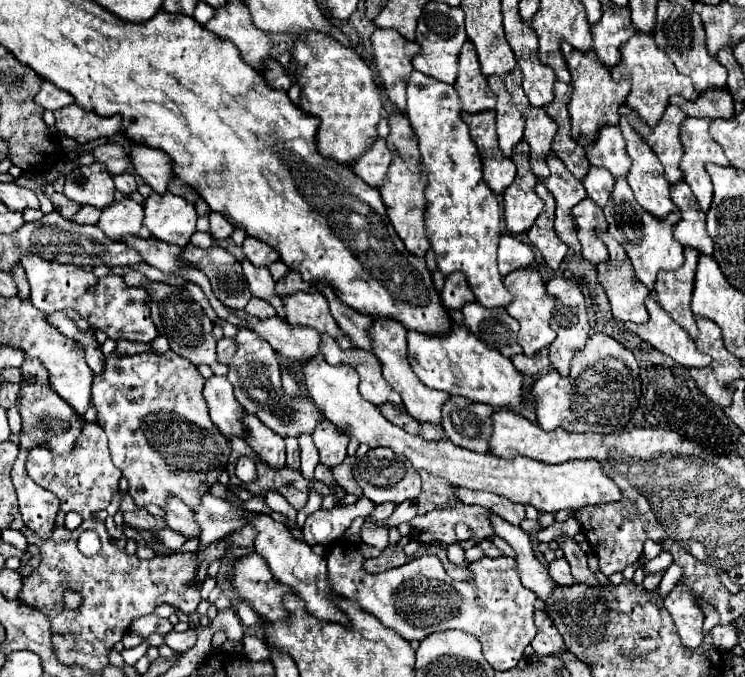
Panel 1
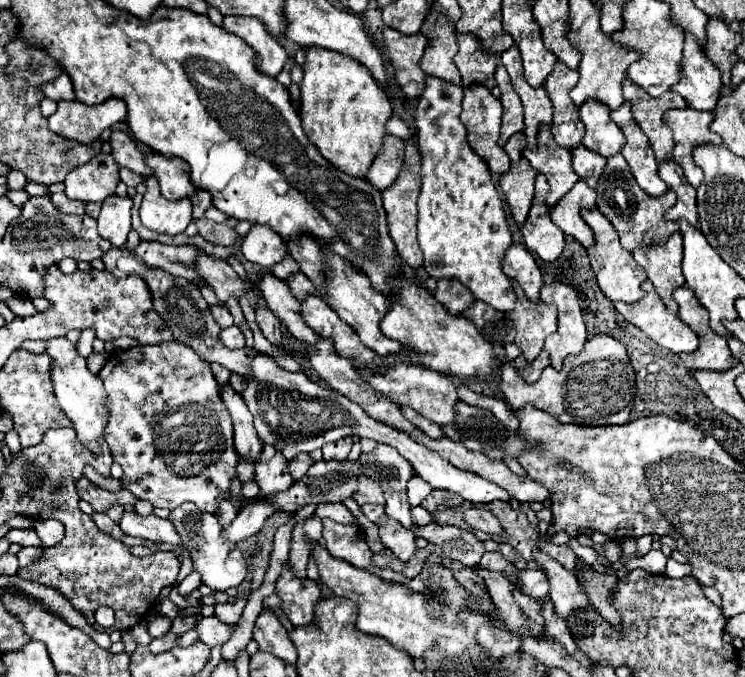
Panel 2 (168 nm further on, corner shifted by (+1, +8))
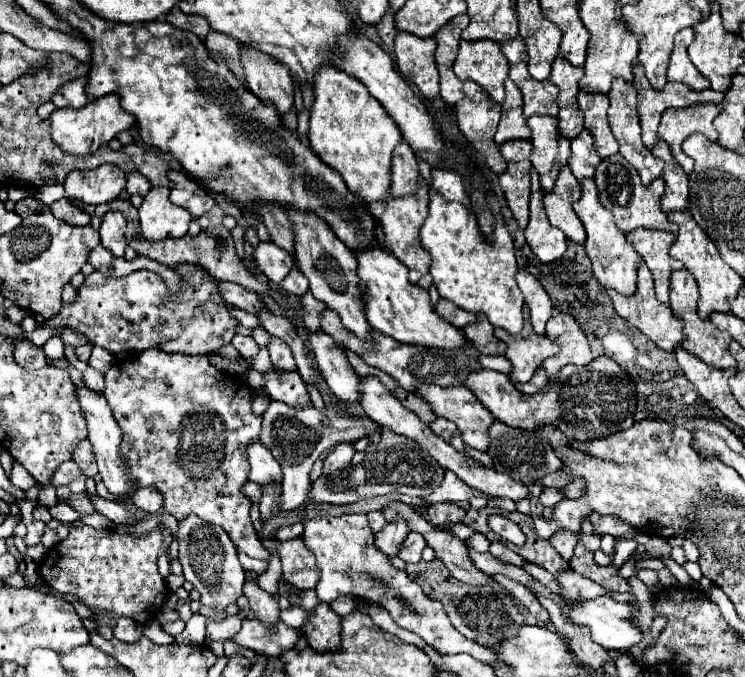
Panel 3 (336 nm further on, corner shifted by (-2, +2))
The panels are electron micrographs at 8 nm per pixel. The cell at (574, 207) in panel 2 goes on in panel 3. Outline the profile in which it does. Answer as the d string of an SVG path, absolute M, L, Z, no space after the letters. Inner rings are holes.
M561 166L555 186L551 192L543 194L543 204L547 216L555 228L559 228L567 240L583 242L583 224L573 212L573 202L579 200L579 180L571 174L567 166Z

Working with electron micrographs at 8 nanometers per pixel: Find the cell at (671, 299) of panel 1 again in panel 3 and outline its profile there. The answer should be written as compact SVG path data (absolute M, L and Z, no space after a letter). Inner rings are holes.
M637 228L627 234L627 240L633 242L637 254L649 266L655 282L655 296L659 302L669 302L669 278L673 270L683 268L683 264L669 256L671 242L675 234L665 230L645 230Z

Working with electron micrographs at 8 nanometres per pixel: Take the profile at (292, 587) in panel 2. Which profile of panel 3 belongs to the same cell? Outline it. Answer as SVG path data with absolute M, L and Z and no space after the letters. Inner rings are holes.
M319 602L313 616L301 628L305 640L317 652L333 652L341 646L341 616L331 610L329 604Z

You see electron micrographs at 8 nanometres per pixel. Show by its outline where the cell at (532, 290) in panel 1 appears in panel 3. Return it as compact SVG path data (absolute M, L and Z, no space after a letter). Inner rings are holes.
M527 306L523 314L525 314L525 328L521 334L513 336L513 334L507 334L505 330L495 330L495 336L507 344L507 350L503 356L513 366L509 376L515 382L529 382L533 372L543 364L543 360L559 352L559 346L555 346L555 342L551 342L545 336L537 336L533 332Z

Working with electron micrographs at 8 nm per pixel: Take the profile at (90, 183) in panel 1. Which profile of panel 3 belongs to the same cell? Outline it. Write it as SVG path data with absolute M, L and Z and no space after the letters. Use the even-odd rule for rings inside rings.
M103 164L93 170L73 170L67 174L65 192L83 204L105 204L115 200L125 188L125 172L115 164Z

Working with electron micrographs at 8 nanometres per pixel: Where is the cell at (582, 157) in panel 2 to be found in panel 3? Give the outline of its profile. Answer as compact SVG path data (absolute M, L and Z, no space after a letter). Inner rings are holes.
M583 130L571 140L571 158L567 160L567 166L571 168L575 178L593 178L599 160L601 158L595 150L595 140L589 130Z

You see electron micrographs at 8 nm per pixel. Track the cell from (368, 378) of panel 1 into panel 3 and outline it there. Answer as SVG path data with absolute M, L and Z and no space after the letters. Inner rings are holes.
M423 384L423 386L417 386L417 390L419 390L419 396L423 396L423 400L429 402L429 406L435 410L437 416L449 418L451 422L457 424L467 446L477 448L477 450L487 450L489 440L491 440L489 426L495 422L495 416L477 400L477 396L467 386L455 384L451 388L441 388L437 384Z

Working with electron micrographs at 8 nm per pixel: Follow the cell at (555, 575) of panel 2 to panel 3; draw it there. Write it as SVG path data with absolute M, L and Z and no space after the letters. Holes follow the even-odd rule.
M595 598L595 600L577 600L571 604L571 620L575 624L583 624L591 630L593 642L601 644L605 650L629 652L631 646L641 642L641 630L635 622L635 608L631 604L621 604L613 598Z

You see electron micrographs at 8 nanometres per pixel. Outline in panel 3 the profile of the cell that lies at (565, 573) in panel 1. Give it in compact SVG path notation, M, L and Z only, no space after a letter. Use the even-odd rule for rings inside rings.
M561 530L561 532L557 532L557 534L551 536L551 544L553 544L555 550L557 550L563 558L567 558L567 560L571 558L573 548L575 548L577 542L579 542L577 534L573 534L573 532L569 532L569 530Z

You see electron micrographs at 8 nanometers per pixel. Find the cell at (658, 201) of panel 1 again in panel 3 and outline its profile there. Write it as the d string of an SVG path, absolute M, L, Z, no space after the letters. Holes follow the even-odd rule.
M617 78L611 86L611 92L607 94L609 96L609 126L619 142L619 152L621 156L637 168L643 184L649 184L653 178L659 178L661 172L663 172L663 160L661 158L655 158L641 142L641 126L639 126L639 118L637 118L637 90L631 82L625 82L623 78Z

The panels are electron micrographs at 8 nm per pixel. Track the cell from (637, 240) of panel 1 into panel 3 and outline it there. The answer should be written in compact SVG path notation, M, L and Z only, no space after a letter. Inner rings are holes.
M617 152L611 158L603 158L599 166L595 168L595 184L599 188L601 204L613 212L615 224L621 232L631 232L635 228L659 228L659 230L671 230L675 232L675 224L671 224L661 210L661 196L665 190L663 178L655 178L649 186L645 186L637 174L637 170Z

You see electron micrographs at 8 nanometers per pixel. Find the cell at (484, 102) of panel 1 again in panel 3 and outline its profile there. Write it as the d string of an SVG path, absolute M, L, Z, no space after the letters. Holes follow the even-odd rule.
M461 40L455 60L455 74L461 80L475 80L495 100L505 98L503 80L509 76L509 62L501 52L499 42Z

